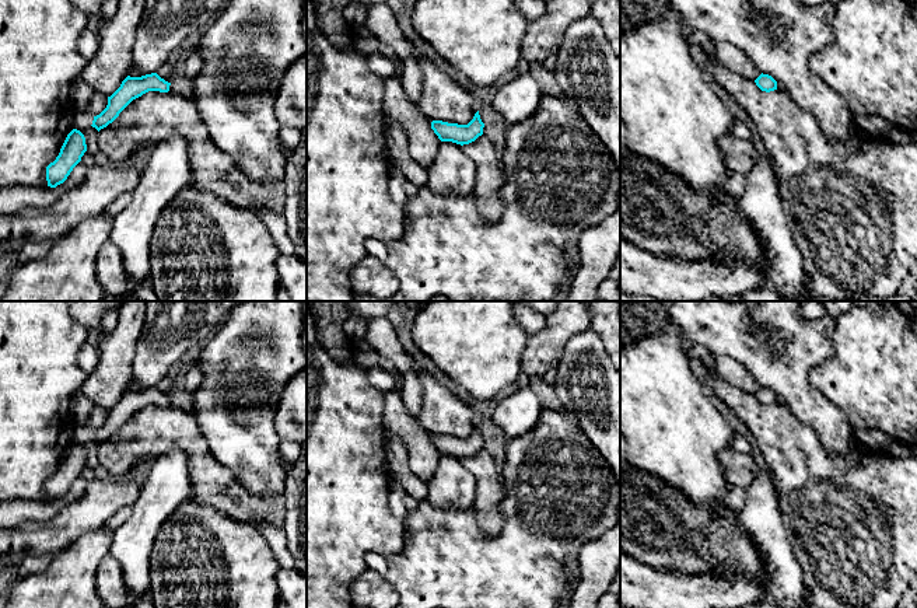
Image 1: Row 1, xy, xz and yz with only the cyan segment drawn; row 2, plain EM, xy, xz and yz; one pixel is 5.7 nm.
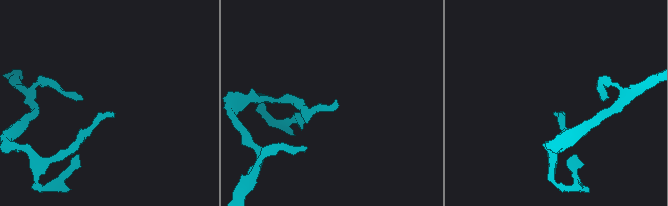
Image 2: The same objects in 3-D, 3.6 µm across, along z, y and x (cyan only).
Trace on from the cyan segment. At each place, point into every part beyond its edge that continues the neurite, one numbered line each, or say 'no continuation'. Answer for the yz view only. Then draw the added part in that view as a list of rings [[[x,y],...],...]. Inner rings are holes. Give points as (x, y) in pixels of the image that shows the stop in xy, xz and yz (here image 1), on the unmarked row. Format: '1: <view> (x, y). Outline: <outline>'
no continuation

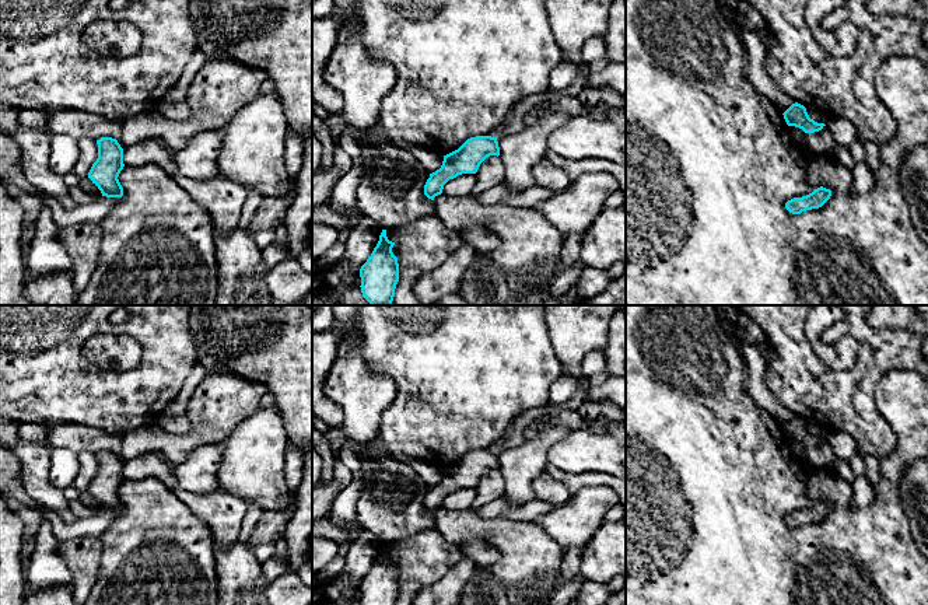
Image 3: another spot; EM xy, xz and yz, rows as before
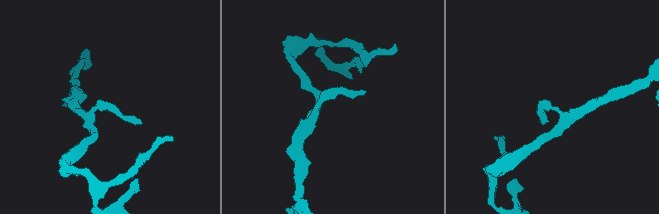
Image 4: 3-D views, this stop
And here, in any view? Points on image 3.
no continuation

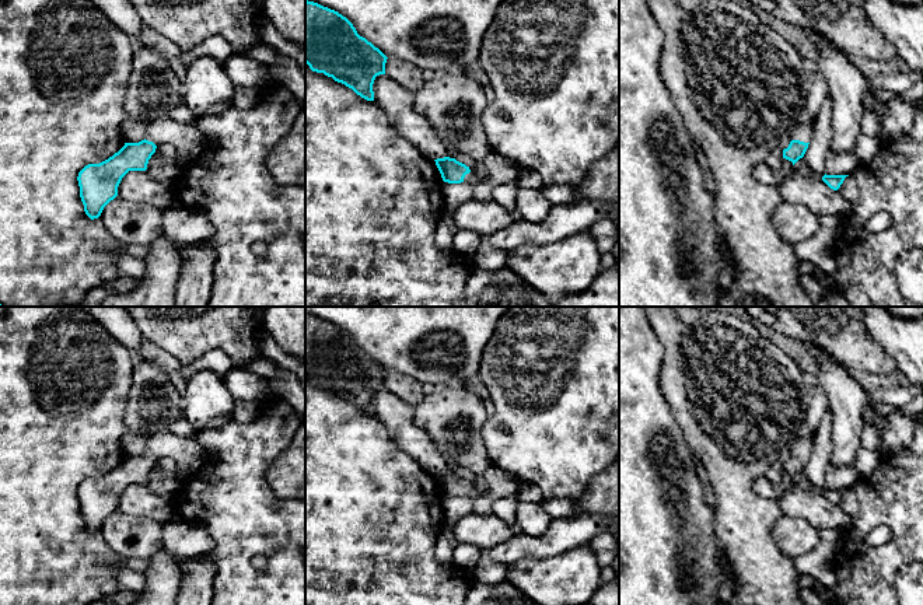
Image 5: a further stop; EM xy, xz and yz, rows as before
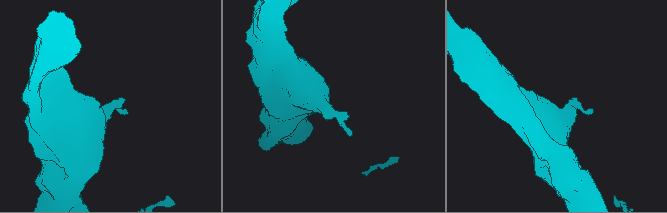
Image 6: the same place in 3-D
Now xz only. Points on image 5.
1: xz (500, 483). Outline: [[[493,465],[482,475],[482,478],[487,486],[486,494],[476,493],[473,480],[469,482],[471,486],[464,492],[464,496],[473,501],[478,514],[492,514],[492,506],[496,500],[514,494],[518,490],[518,479]]]

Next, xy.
1: xy (188, 454). Outline: [[[160,430],[147,437],[146,454],[155,459],[172,458],[183,475],[192,475],[206,461],[206,452],[196,440],[176,436],[169,430]]]

